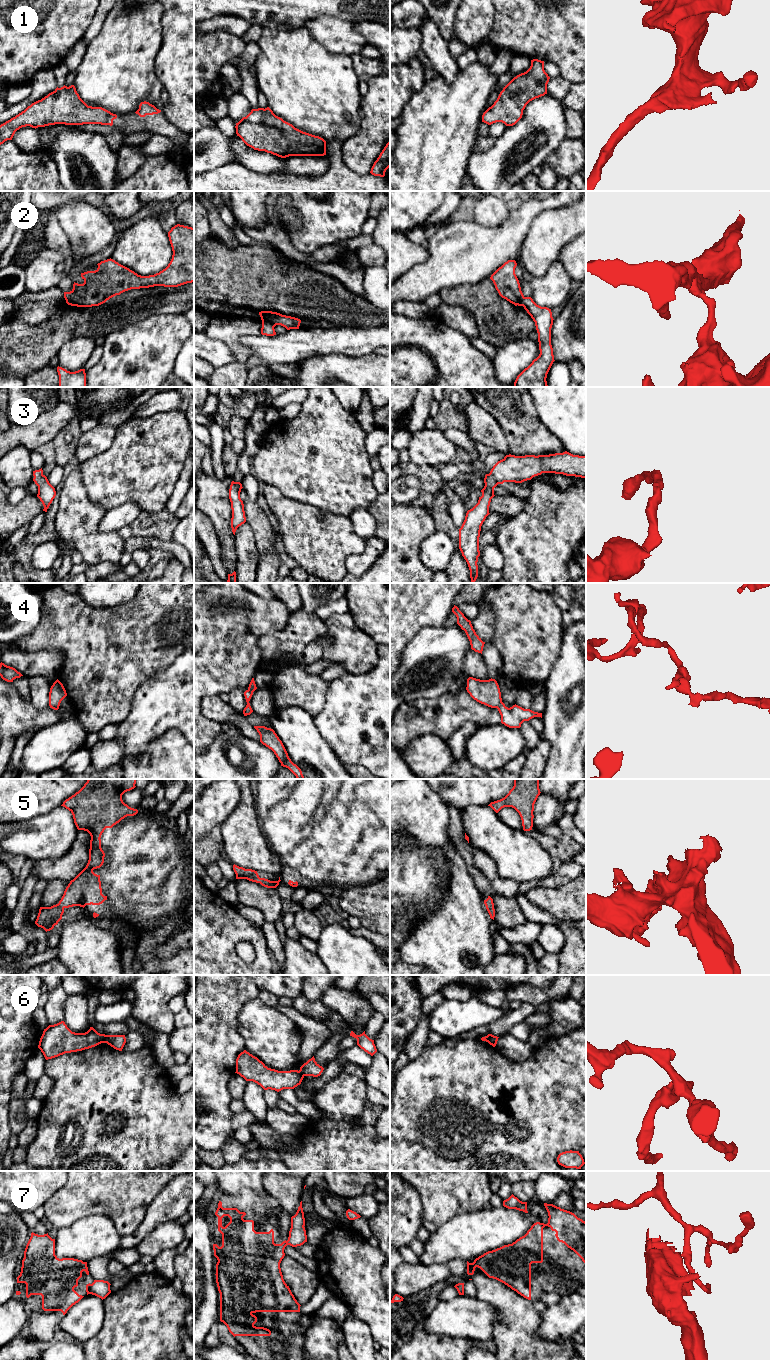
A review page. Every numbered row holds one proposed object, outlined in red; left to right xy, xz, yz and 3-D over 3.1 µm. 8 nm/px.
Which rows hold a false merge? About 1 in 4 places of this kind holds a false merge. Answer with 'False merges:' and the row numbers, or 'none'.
False merges: 2, 6, 7

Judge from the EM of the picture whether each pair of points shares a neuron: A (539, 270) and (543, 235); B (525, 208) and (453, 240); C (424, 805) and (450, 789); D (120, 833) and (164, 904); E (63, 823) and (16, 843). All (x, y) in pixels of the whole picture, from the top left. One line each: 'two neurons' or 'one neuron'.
A: one neuron
B: one neuron
C: two neurons
D: one neuron
E: one neuron

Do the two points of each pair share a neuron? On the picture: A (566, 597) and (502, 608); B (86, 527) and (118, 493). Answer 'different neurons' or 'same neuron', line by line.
A: different neurons
B: different neurons

